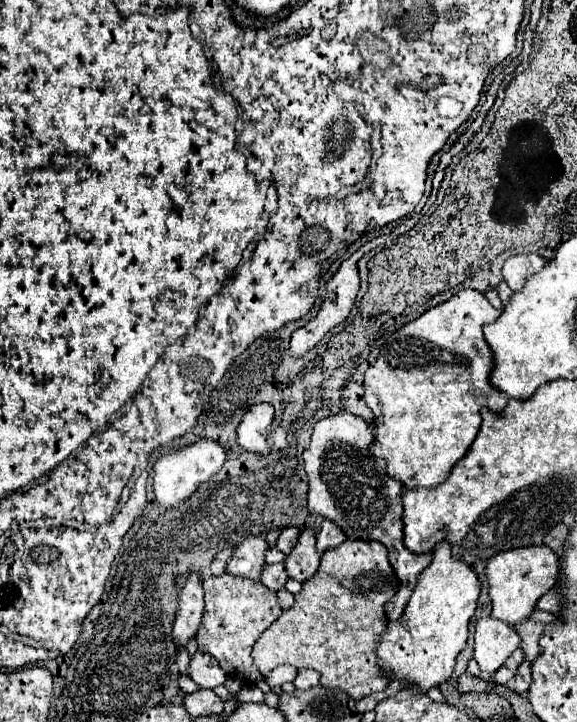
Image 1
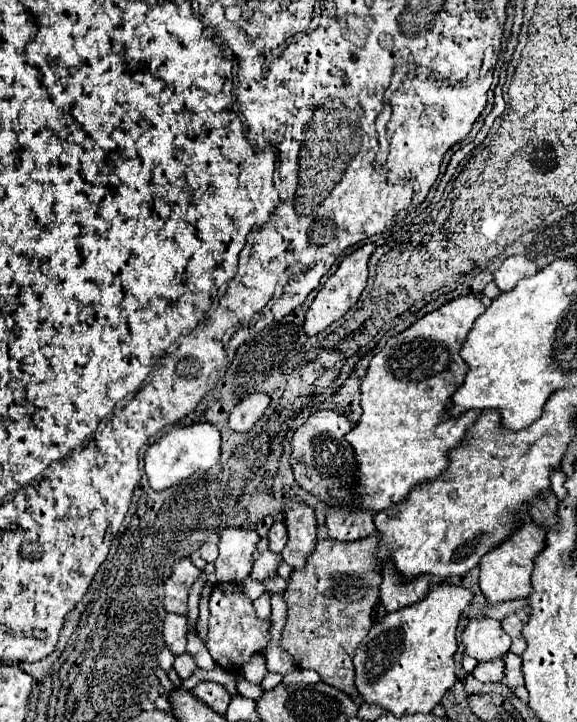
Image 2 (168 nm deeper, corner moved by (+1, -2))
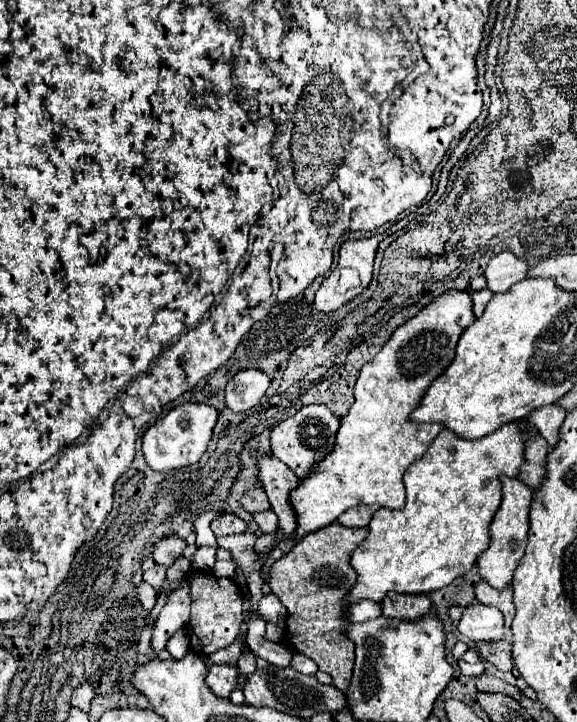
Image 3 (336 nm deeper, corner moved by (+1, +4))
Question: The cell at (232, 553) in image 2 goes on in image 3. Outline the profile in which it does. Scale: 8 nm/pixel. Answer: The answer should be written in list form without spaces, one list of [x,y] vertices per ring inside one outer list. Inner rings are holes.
[[[222,512],[218,518],[212,520],[210,524],[212,532],[216,536],[226,536],[226,534],[238,534],[238,532],[244,532],[246,530],[246,522],[240,520],[236,514],[232,512]]]

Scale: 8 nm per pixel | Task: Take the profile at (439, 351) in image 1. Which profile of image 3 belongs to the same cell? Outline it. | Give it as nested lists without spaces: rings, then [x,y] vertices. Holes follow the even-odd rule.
[[[446,290],[442,296],[438,296],[428,306],[424,306],[414,318],[410,318],[408,322],[398,326],[394,330],[392,338],[374,356],[374,360],[362,368],[360,378],[354,386],[354,404],[350,406],[348,414],[340,418],[340,428],[336,432],[336,442],[334,442],[332,454],[322,458],[322,462],[318,462],[312,468],[312,474],[308,474],[308,478],[300,480],[300,486],[296,486],[296,490],[292,490],[292,494],[290,494],[292,510],[296,510],[296,522],[298,522],[294,540],[300,540],[302,536],[336,522],[342,512],[346,512],[348,508],[354,508],[354,506],[378,504],[378,506],[386,506],[392,510],[400,510],[404,506],[402,476],[410,464],[414,464],[416,460],[420,460],[424,456],[424,452],[428,450],[432,440],[442,430],[442,424],[414,424],[408,420],[408,416],[420,404],[426,388],[452,362],[460,334],[474,320],[476,318],[472,314],[470,294],[460,292],[460,290]]]

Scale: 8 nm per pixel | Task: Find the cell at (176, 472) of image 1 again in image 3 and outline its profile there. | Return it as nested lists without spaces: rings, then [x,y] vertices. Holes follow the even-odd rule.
[[[186,402],[174,406],[164,418],[154,422],[142,436],[142,452],[148,466],[158,472],[168,472],[174,468],[196,464],[206,452],[216,420],[218,420],[218,410],[208,404]]]

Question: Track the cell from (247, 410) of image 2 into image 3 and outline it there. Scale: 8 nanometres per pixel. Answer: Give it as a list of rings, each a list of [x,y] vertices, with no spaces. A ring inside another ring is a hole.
[[[258,368],[240,370],[224,390],[224,402],[232,412],[246,412],[258,404],[268,390],[268,376]]]

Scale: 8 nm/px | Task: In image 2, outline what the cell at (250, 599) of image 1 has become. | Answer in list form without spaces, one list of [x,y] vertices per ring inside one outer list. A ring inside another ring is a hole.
[[[216,584],[212,588],[212,596],[210,596],[210,620],[208,620],[208,640],[206,640],[206,648],[210,652],[210,656],[214,658],[216,664],[220,664],[224,670],[228,672],[236,672],[240,670],[244,664],[250,662],[252,654],[262,652],[266,648],[266,644],[270,642],[270,618],[258,618],[256,616],[256,608],[252,604],[252,600],[240,590],[238,584]]]

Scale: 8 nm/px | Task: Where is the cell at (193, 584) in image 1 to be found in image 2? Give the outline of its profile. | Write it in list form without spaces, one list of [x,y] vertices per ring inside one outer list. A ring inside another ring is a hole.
[[[188,558],[174,564],[172,580],[168,580],[164,584],[166,612],[182,614],[182,616],[188,614],[188,592],[192,590],[192,584],[198,580],[200,574],[202,574],[202,570],[198,570]]]

